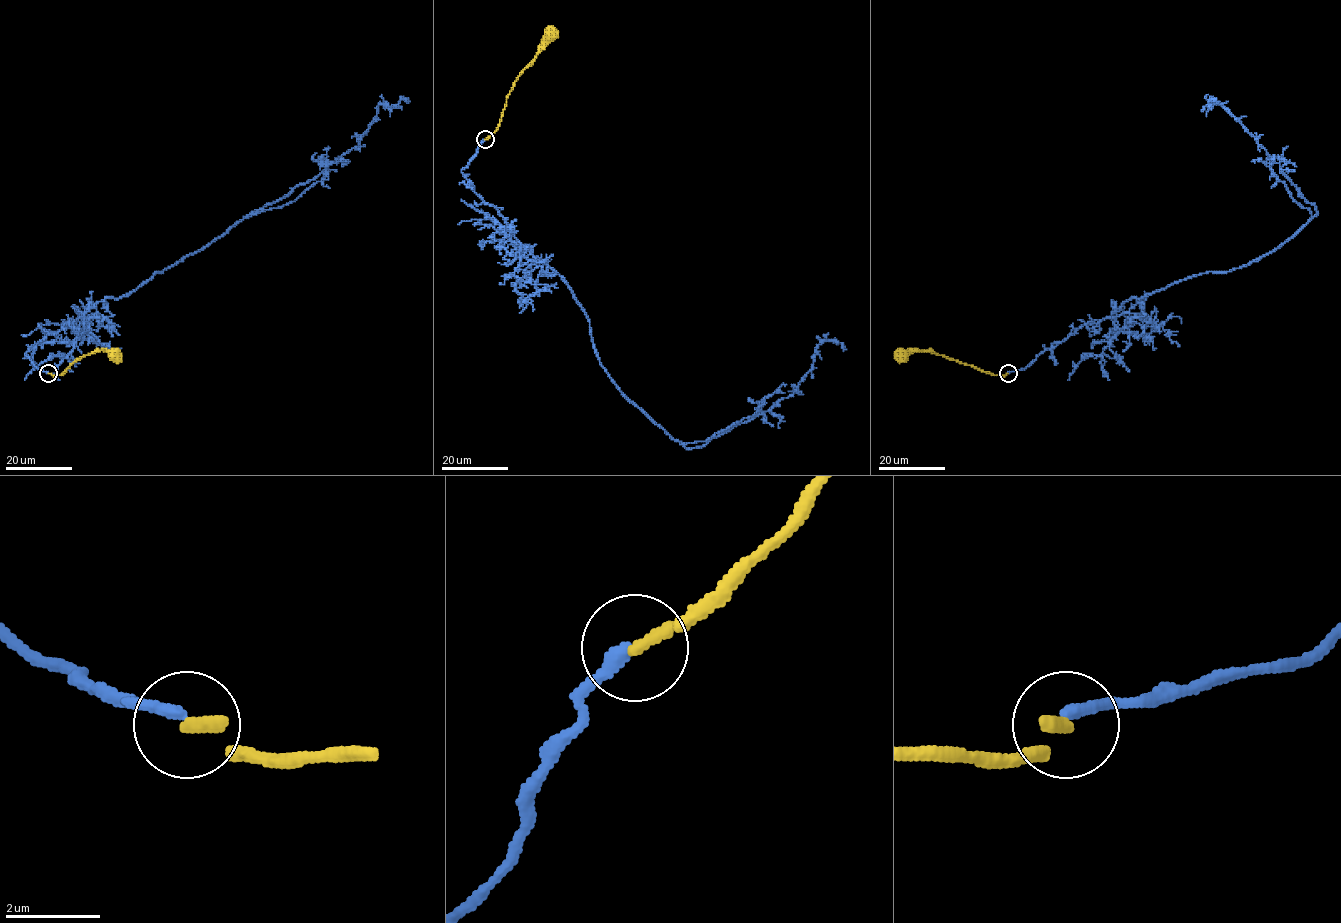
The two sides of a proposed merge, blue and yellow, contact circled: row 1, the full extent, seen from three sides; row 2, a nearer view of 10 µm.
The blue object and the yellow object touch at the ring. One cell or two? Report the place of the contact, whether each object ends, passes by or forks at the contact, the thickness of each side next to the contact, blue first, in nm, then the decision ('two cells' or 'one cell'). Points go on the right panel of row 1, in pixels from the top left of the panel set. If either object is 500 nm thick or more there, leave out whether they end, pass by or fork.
place (1008, 373); blue ends; yellow ends; calibres 280 and 300 nm; two cells

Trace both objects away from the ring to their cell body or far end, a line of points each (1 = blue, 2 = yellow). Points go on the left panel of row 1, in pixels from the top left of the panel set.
1: (48, 373), (25, 354), (48, 334), (316, 178), (358, 145), (380, 104), (409, 101)
2: (48, 373), (61, 375), (83, 355), (99, 350), (114, 354)

